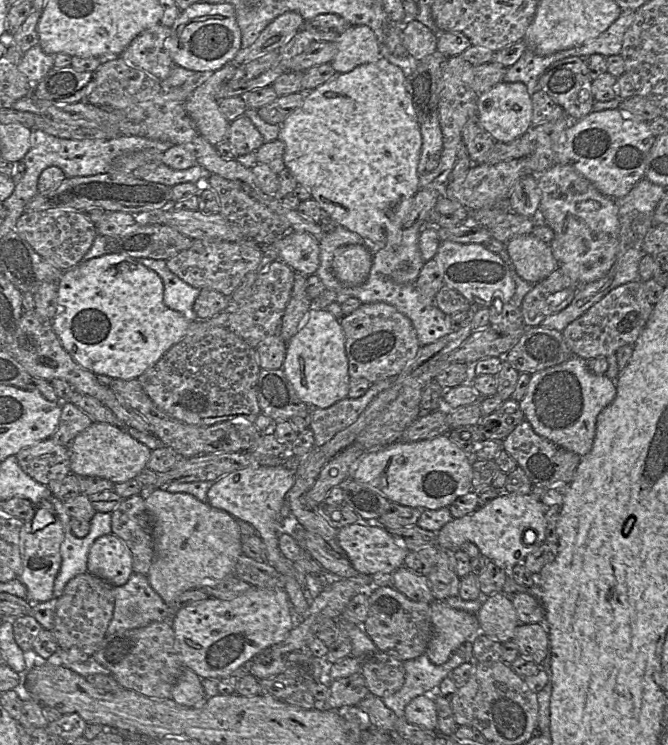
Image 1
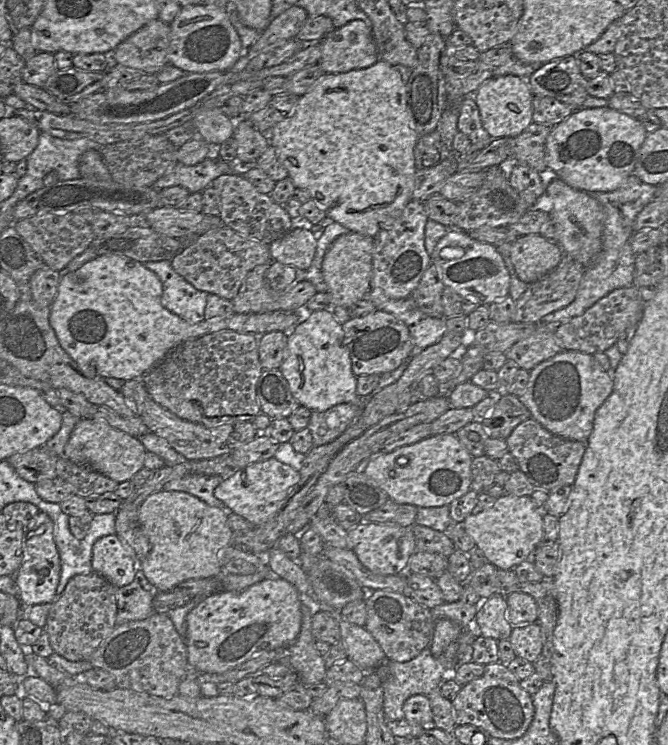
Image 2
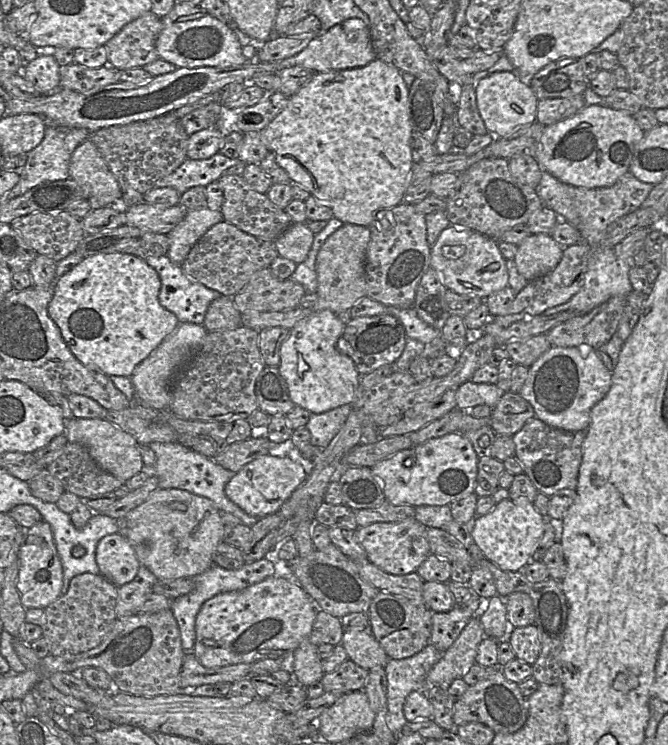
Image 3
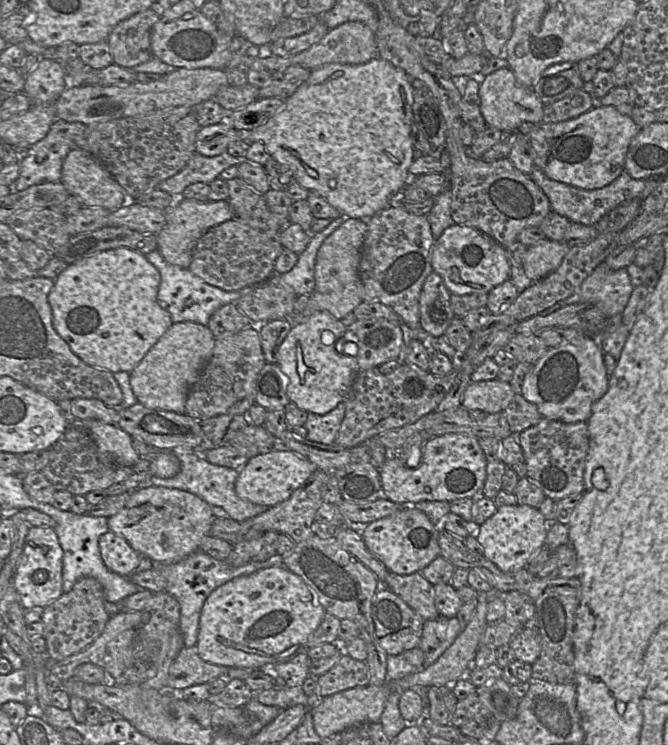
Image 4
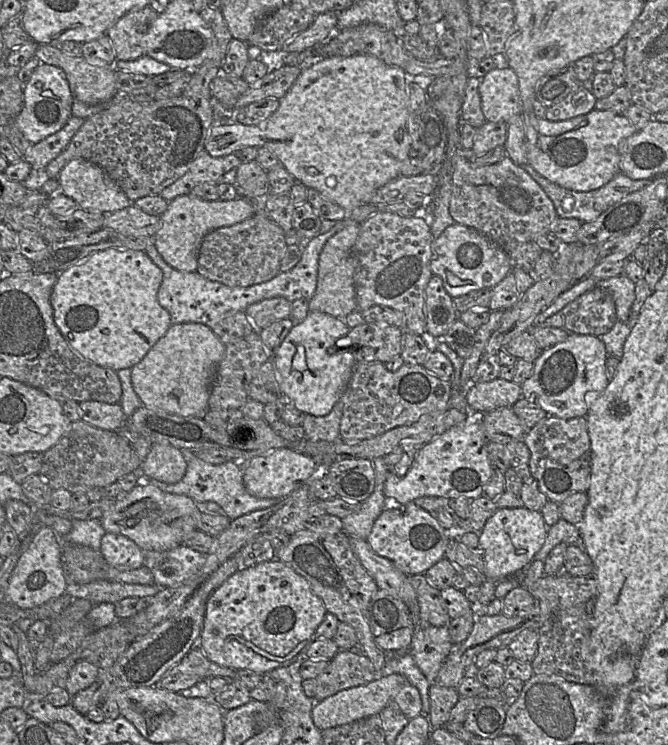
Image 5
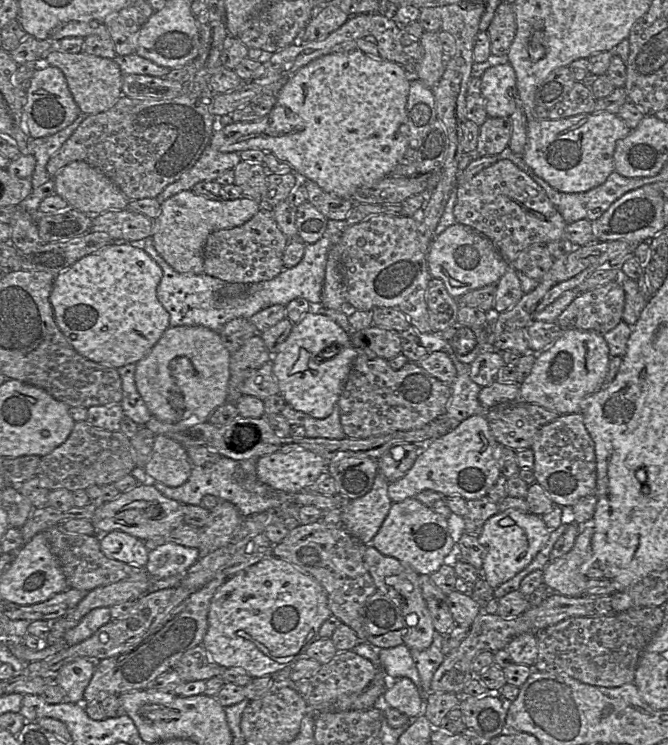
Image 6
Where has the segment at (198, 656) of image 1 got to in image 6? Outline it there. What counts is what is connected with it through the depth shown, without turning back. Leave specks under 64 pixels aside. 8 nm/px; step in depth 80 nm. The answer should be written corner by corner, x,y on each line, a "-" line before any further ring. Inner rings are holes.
275,555
263,558
259,562
239,571
227,578
225,582
217,589
211,599
208,612
208,630
203,638
202,645
213,658
215,662
226,668
242,668
252,678
273,675
275,672
285,667
291,667
296,660
300,659
309,646
320,637
318,632
322,623
332,614
329,609
327,594
324,588
309,574
299,570
293,564
281,559

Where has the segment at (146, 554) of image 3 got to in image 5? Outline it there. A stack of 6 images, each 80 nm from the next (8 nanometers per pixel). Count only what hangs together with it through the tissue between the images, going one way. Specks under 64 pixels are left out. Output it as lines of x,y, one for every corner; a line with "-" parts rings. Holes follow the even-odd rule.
138,484
116,498
115,504
102,518
106,532
122,534
133,540
142,551
165,551
189,538
197,529
201,516
198,504
190,497
161,490
153,484

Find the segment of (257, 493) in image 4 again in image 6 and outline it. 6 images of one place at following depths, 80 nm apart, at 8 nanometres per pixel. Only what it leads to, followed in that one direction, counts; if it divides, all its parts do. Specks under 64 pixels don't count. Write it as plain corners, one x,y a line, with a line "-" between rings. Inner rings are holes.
308,450
289,452
276,451
257,459
257,478
274,489
284,492
300,492
312,484
323,471
328,470
329,462

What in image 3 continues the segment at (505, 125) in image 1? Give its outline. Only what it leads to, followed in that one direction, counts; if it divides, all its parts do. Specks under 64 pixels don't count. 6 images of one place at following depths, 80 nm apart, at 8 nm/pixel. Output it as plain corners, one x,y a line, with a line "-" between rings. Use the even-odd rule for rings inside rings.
478,72
473,75
477,107
486,129
496,138
505,137
522,126
536,122
538,98
526,79
516,72

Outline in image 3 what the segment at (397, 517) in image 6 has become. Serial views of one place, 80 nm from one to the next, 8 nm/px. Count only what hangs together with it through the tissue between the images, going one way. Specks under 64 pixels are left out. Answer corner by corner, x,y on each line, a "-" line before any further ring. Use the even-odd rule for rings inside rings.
413,517
398,522
374,522
358,527
354,533
372,564
393,575
403,575
416,571
431,554
426,531
427,526

